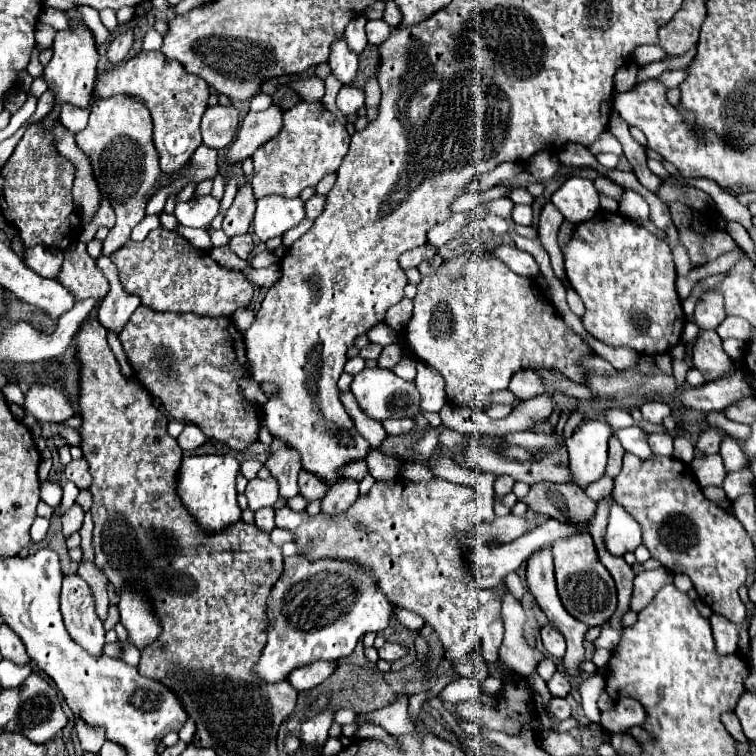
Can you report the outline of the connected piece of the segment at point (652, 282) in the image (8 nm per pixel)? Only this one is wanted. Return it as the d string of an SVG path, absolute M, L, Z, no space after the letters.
M599 209L593 219L577 223L571 239L561 247L561 251L565 259L567 279L583 299L589 313L589 325L585 325L589 335L609 347L629 347L641 355L665 353L681 341L685 313L681 307L681 299L675 291L677 273L673 265L673 255L663 239L657 239L645 227L631 223L631 219L619 213Z

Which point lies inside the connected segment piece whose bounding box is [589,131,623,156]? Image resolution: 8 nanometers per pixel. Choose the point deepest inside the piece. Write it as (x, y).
(607, 144)

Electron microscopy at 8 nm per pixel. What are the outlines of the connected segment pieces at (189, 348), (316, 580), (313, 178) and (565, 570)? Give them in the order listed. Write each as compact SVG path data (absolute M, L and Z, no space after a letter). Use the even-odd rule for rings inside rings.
M139 307L131 319L127 321L127 325L123 327L123 331L119 333L119 341L123 345L123 351L127 353L127 359L133 367L133 373L135 373L135 379L155 397L161 401L161 405L169 411L169 415L173 419L179 419L179 421L191 421L195 423L209 439L215 439L219 443L225 443L227 447L235 449L235 451L245 451L249 443L257 441L259 439L259 429L261 429L261 419L263 419L263 407L261 405L255 405L251 401L247 401L243 395L241 395L241 389L239 389L239 381L243 377L251 379L251 365L247 361L247 351L245 351L245 345L243 345L243 333L237 331L237 327L233 325L233 321L229 317L201 317L201 315L193 315L193 313L159 313L159 311L153 311L149 307Z
M303 555L287 557L283 575L267 599L267 613L271 619L269 641L261 653L259 663L255 665L255 673L267 683L275 683L283 681L299 665L309 665L315 661L337 661L347 657L365 633L383 631L389 625L395 609L395 603L391 603L377 587L375 577L365 565L355 565L353 561L339 561L331 557L317 561L311 561Z
M297 103L283 113L281 131L251 155L255 167L251 187L255 197L261 199L273 193L283 197L299 197L305 187L315 187L327 173L337 171L349 151L349 139L351 137L345 131L345 125L327 113L321 103Z
M581 533L579 537L567 537L567 541L559 541L559 545L553 545L553 557L555 557L557 591L563 607L575 619L587 623L589 627L605 625L617 609L617 591L613 577L597 557L591 535Z

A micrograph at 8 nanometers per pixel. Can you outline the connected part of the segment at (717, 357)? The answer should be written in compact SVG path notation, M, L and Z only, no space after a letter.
M703 331L699 335L693 345L693 363L707 377L707 381L725 377L733 367L733 361L723 351L721 339L715 331Z

